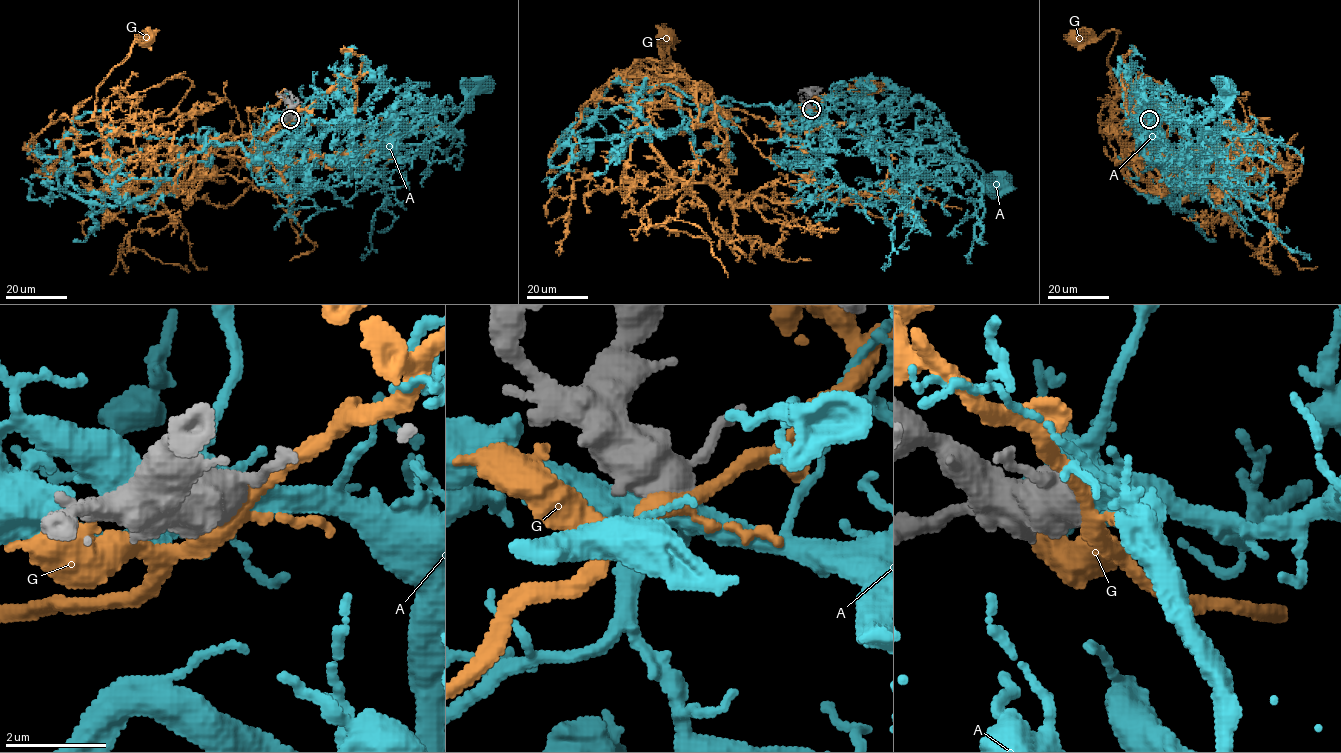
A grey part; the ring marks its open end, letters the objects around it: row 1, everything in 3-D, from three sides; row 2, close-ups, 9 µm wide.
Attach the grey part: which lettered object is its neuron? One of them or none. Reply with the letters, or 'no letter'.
A

